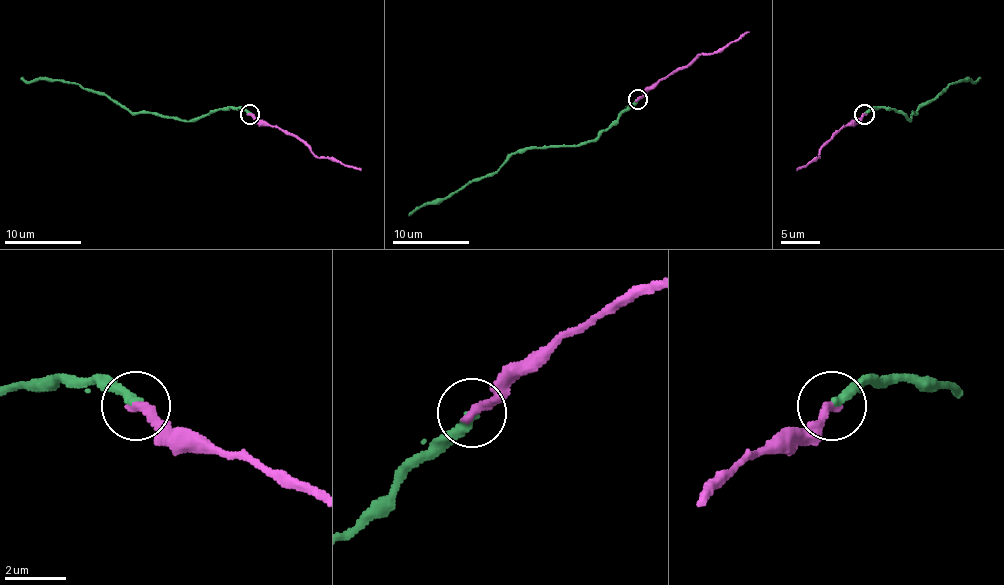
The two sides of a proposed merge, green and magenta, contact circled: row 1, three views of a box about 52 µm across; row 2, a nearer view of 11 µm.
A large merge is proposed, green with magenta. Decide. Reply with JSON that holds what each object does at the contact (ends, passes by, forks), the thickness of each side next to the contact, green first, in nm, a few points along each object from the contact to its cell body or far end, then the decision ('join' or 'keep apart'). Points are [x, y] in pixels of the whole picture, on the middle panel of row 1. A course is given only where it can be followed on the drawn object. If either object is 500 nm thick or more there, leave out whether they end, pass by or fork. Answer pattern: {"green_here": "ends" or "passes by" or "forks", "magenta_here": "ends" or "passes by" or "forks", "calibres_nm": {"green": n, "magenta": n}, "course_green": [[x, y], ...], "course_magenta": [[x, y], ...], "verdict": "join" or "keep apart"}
{"green_here": "ends", "magenta_here": "ends", "calibres_nm": {"green": 320, "magenta": 340}, "course_green": [[637, 99], [594, 139], [577, 145], [519, 148], [494, 172], [475, 177], [443, 198], [423, 202], [408, 216]], "course_magenta": [[637, 99], [662, 79], [683, 70], [696, 56], [721, 52], [748, 31]], "verdict": "join"}

